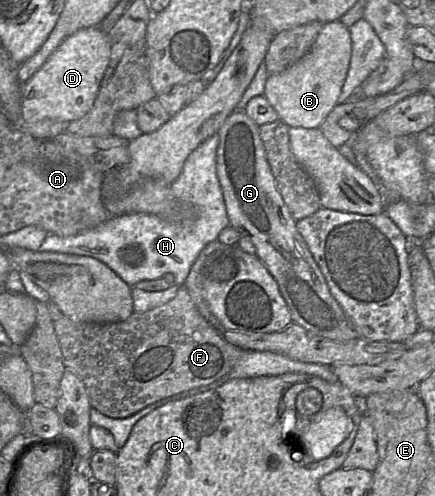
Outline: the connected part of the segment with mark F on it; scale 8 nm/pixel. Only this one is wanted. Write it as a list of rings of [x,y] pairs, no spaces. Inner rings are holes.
[[[184,285],[179,287],[177,294],[169,302],[152,308],[146,312],[133,312],[128,319],[116,323],[74,322],[65,316],[54,302],[48,301],[47,304],[56,337],[62,351],[62,358],[65,367],[78,375],[84,383],[91,407],[111,418],[126,418],[163,398],[173,396],[190,389],[207,386],[228,374],[239,361],[239,359],[243,356],[244,349],[229,343],[223,336],[222,332],[214,329],[200,314]]]

